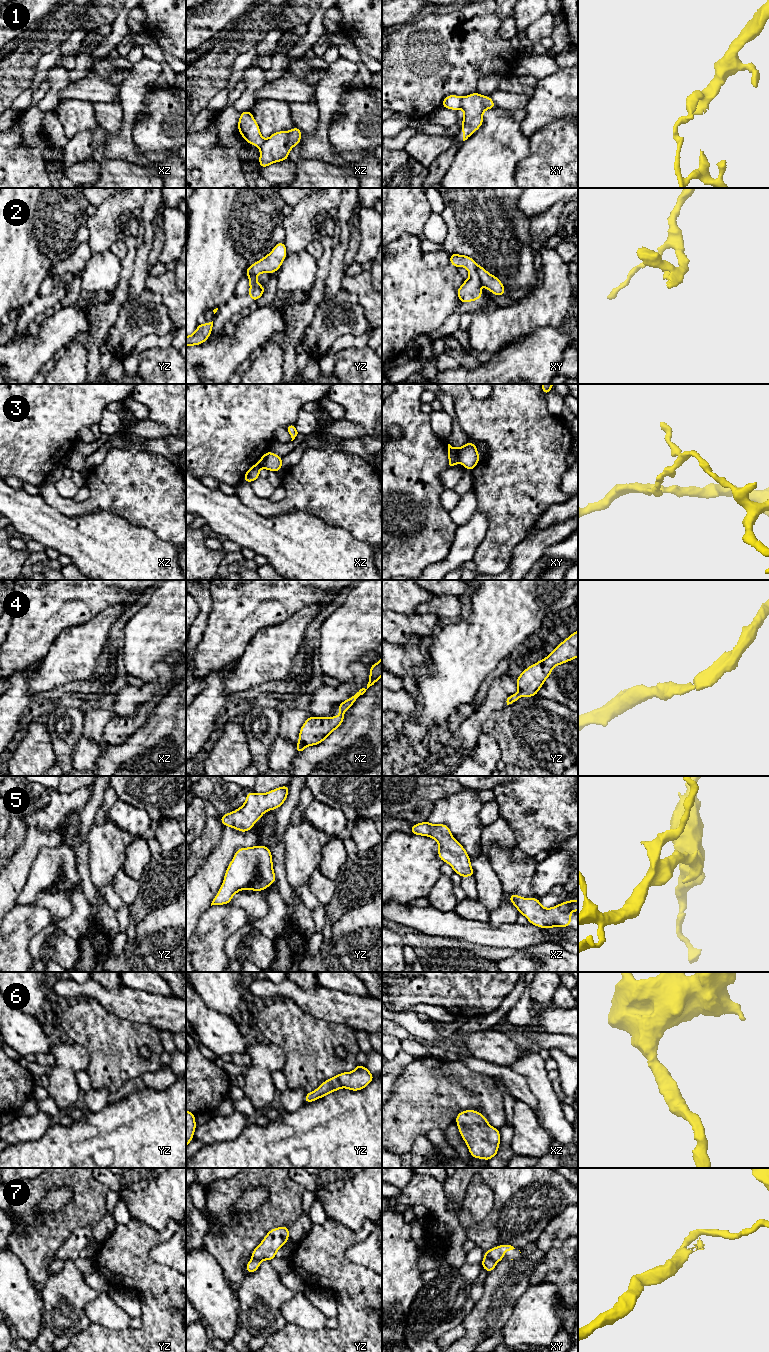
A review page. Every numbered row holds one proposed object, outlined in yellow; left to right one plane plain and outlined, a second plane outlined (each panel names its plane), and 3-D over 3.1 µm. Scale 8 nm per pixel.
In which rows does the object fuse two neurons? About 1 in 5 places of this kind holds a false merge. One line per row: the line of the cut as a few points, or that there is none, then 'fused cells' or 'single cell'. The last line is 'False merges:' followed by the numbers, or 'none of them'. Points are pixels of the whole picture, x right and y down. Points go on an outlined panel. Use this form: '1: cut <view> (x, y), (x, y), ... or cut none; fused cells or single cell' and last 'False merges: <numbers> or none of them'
1: cut xy (462, 97), (459, 108); fused cells
2: cut xy (476, 265), (476, 271), (481, 283); fused cells
3: cut xy (455, 448), (458, 460); fused cells
4: cut none; single cell
5: cut none; single cell
6: cut none; single cell
7: cut xy (485, 1255), (496, 1262); fused cells
False merges: 1, 2, 3, 7

